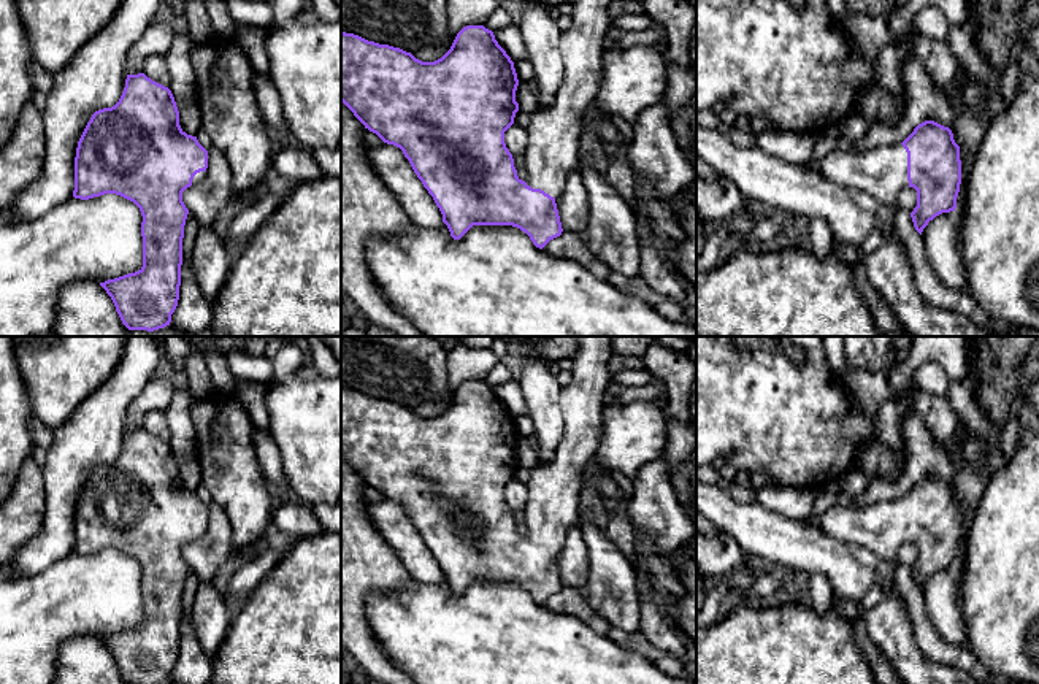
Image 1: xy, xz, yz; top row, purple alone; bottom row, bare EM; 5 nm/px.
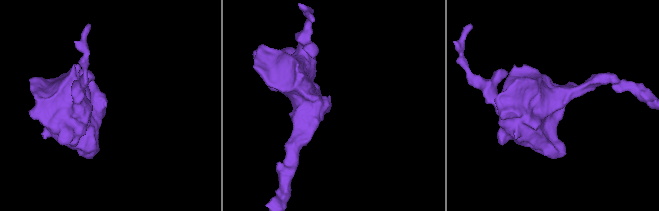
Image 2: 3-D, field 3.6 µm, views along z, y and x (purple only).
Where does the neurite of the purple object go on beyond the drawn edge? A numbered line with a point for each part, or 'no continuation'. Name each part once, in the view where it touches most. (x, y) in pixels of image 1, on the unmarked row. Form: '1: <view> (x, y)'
1: yz (882, 527)

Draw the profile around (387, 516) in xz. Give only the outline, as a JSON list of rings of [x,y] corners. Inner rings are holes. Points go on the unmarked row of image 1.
[[[387,498],[376,503],[368,501],[366,511],[374,528],[395,551],[414,582],[435,586],[444,579],[433,552],[400,503]]]

